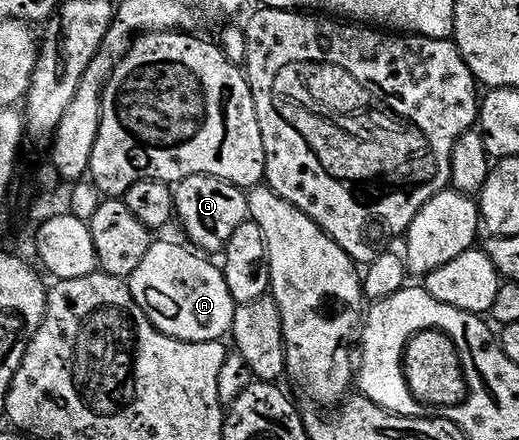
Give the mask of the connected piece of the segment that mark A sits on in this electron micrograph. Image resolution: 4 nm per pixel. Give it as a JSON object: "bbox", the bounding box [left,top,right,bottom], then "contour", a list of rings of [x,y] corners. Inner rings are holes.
{"bbox":[127,241,238,342],"contour":[[[154,241],[133,277],[128,279],[127,285],[139,308],[143,308],[149,322],[159,332],[184,342],[216,342],[232,331],[238,303],[233,301],[227,288],[224,269],[218,263],[216,266],[215,263],[208,262],[205,259],[208,257],[202,256],[196,249],[185,246],[180,246],[177,242]]]}

